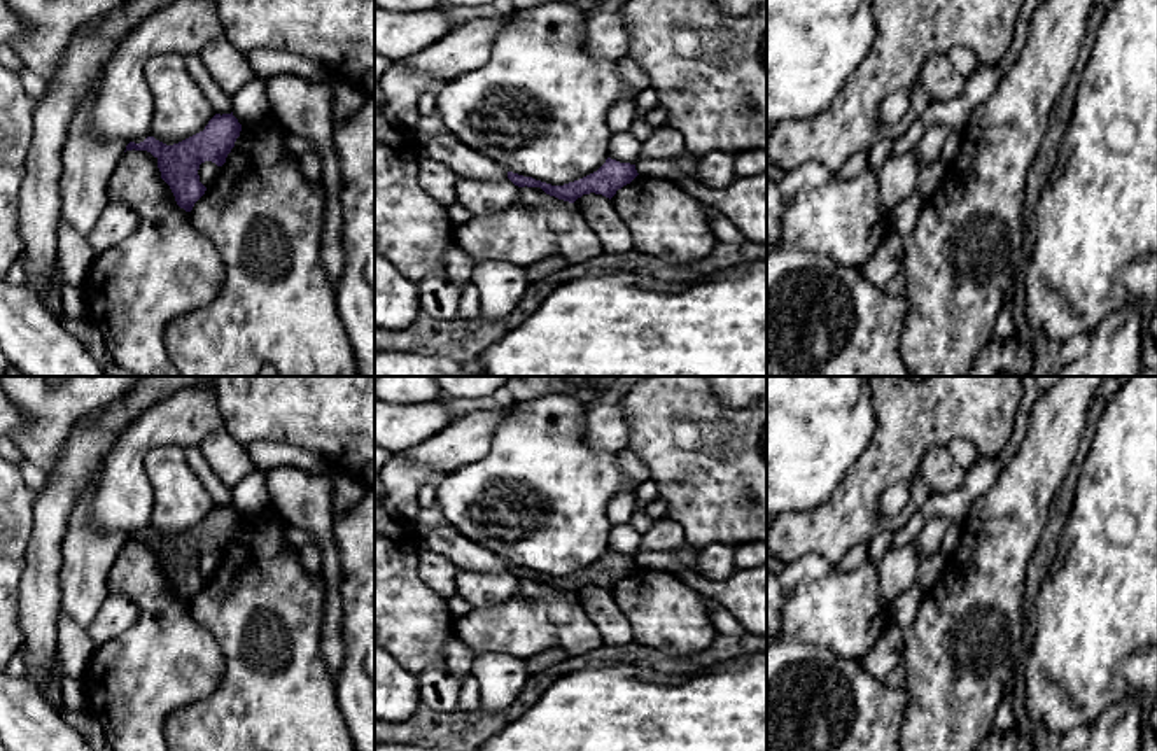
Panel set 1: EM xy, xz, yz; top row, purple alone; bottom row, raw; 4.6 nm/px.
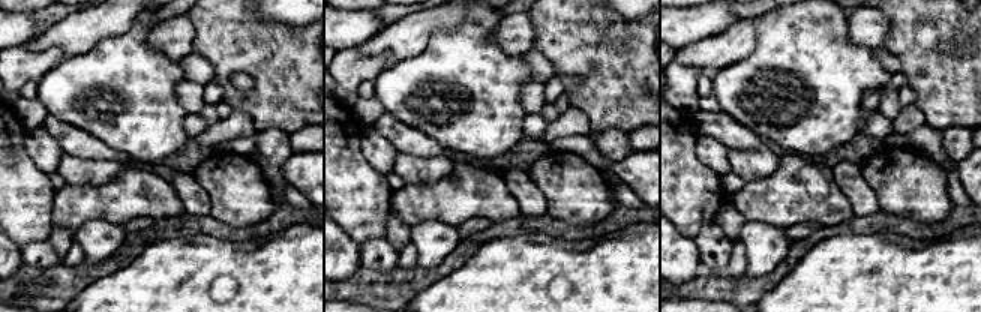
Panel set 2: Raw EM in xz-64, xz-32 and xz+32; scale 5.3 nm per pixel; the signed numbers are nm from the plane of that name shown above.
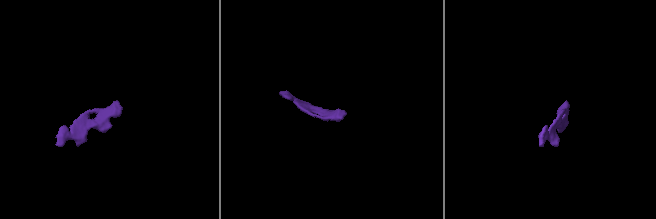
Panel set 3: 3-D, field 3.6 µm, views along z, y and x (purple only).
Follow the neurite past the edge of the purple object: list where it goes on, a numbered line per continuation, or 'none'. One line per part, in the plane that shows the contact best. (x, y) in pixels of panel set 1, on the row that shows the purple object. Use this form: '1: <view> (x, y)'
none

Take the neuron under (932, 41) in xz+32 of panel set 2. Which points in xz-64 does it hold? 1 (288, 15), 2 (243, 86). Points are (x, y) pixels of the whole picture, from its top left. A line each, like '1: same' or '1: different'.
1: different
2: different

